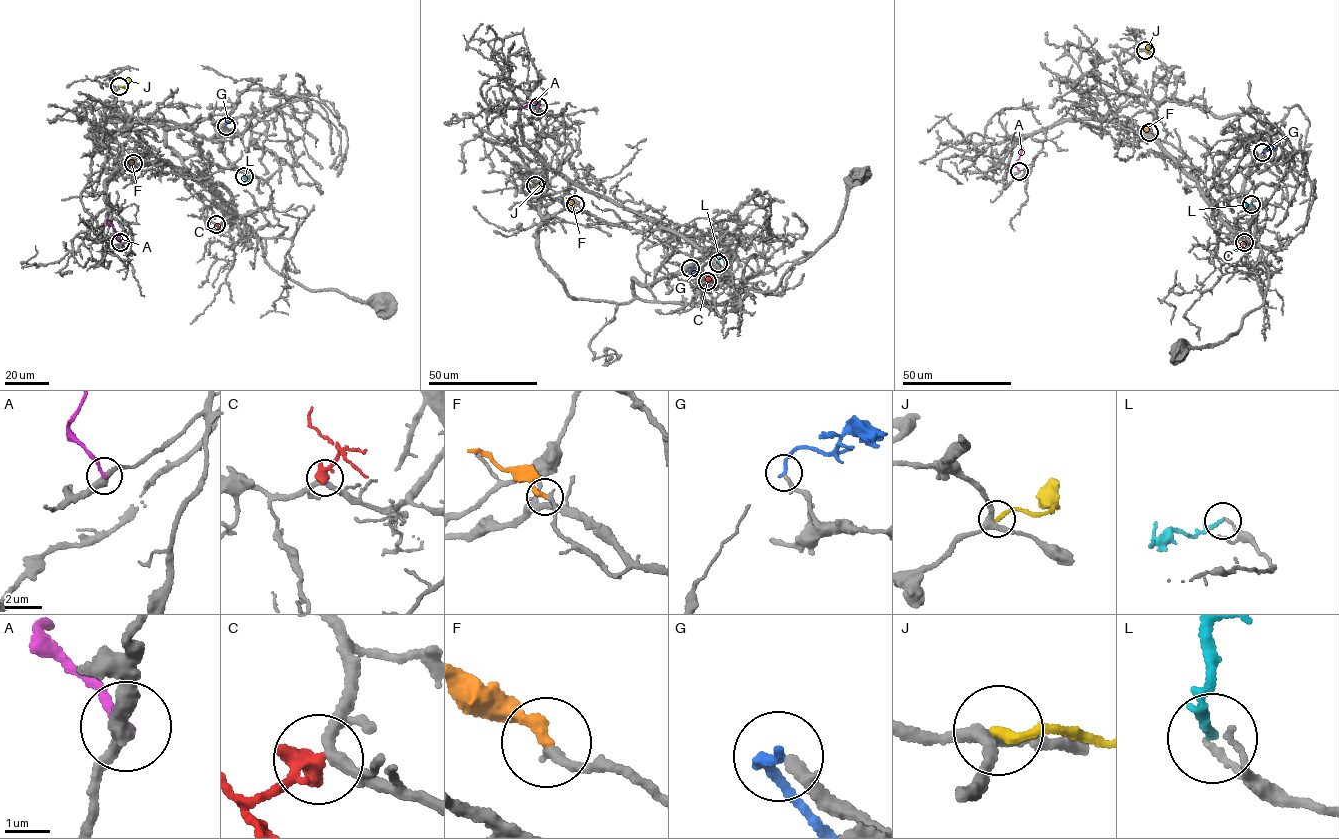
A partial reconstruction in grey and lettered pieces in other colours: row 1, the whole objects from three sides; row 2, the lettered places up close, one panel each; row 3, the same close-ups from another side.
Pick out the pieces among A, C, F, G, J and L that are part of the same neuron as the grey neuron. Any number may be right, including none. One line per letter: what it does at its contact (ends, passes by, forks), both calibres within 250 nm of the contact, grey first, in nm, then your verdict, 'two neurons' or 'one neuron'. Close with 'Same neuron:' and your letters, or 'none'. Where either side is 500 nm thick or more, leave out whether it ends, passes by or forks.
A: it ends | 320/160 nm | two neurons
C: 260/500 nm | one neuron
F: it ends | 240/280 nm | one neuron
G: it ends | 280/200 nm | two neurons
J: it ends | 280/240 nm | two neurons
L: it ends | 140/190 nm | two neurons
Same neuron: C, F

